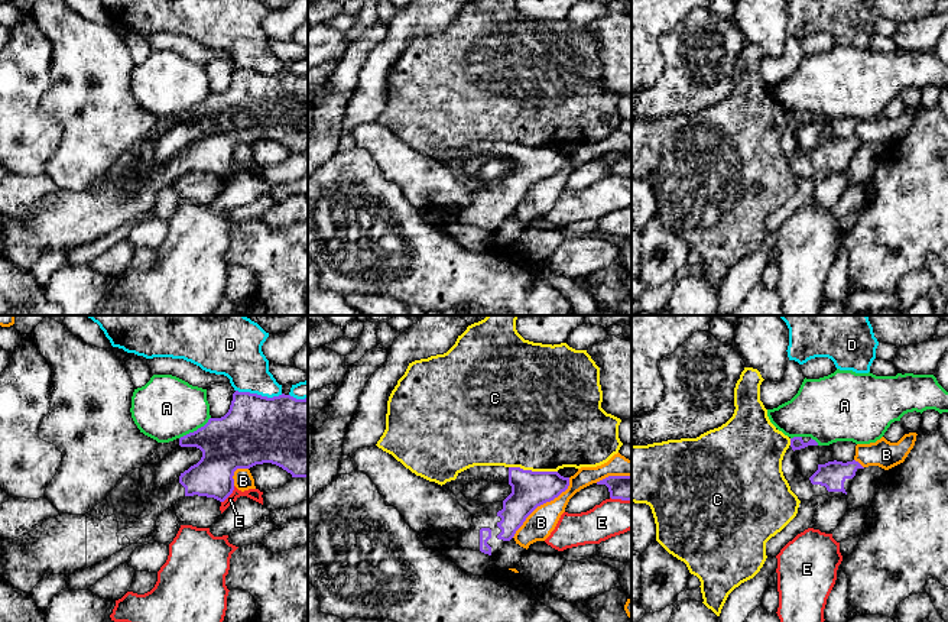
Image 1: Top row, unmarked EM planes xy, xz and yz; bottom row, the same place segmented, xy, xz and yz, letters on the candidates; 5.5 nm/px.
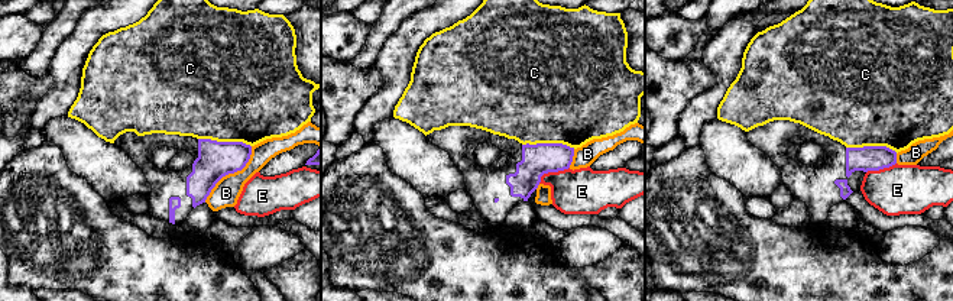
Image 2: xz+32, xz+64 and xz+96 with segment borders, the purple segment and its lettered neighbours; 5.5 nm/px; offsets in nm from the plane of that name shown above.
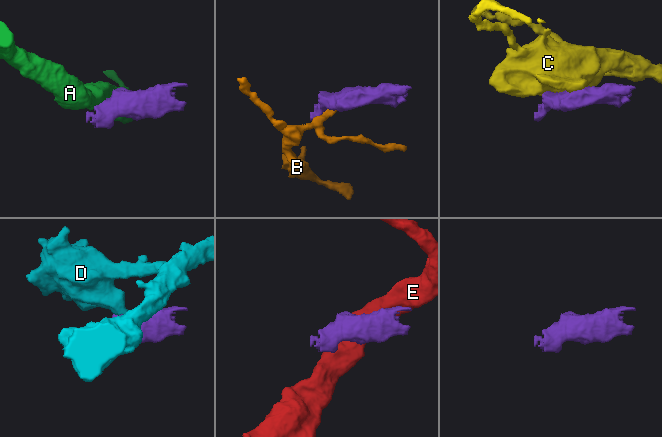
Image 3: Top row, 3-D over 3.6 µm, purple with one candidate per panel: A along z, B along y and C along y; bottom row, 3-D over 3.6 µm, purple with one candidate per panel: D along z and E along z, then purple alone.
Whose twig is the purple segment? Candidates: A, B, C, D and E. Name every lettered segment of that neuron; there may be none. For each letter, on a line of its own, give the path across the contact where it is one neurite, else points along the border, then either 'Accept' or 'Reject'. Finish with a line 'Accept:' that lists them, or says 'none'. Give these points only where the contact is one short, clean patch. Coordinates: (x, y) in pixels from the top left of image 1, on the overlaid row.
A: Boundary: xy (210, 417), (203, 425), (179, 439). Reject
B: Reject
C: Reject
D: Boundary: xy (236, 389), (268, 397), (282, 394). Reject
E: Reject
Accept: none

